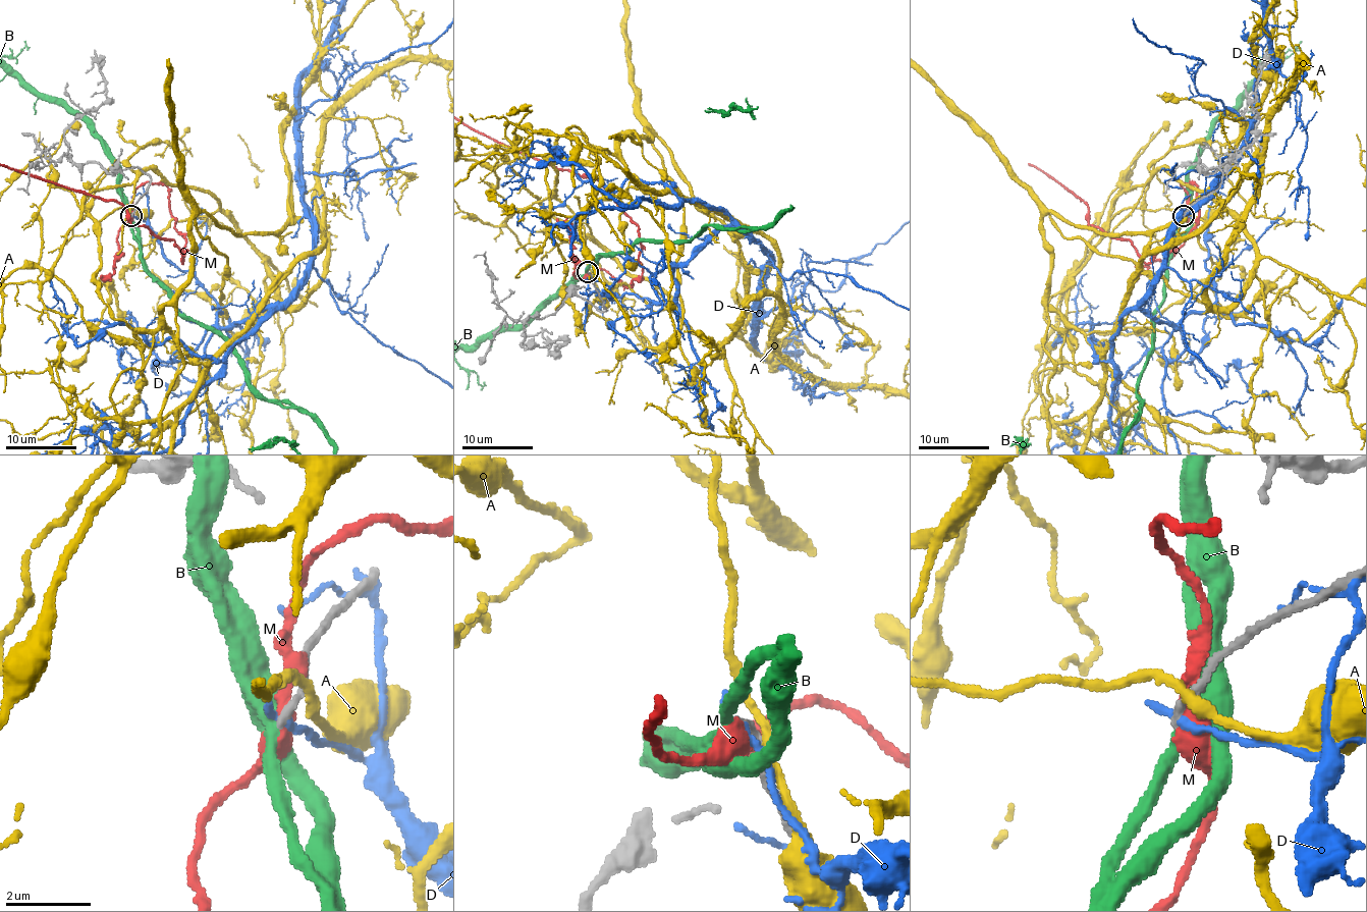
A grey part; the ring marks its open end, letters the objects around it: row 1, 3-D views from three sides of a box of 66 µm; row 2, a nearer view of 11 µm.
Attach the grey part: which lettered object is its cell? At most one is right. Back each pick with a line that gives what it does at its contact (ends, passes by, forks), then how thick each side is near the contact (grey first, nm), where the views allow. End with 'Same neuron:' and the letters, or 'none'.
Same neuron: none

